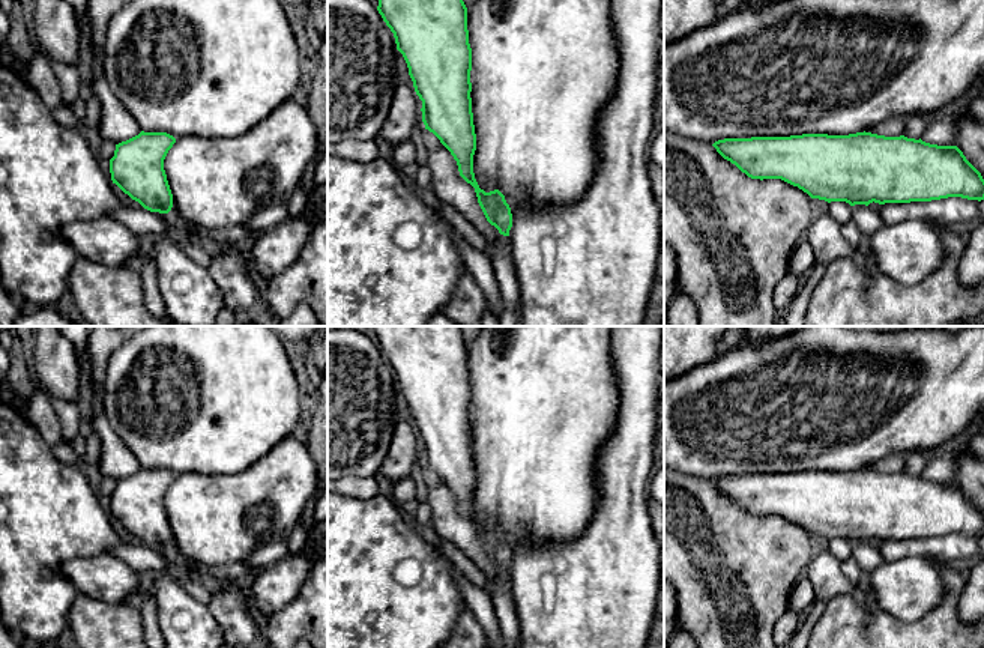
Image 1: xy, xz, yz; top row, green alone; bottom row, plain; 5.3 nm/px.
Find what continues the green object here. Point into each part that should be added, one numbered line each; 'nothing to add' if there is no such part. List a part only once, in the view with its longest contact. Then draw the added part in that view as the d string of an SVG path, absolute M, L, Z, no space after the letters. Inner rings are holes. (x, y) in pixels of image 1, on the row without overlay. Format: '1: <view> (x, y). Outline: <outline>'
nothing to add

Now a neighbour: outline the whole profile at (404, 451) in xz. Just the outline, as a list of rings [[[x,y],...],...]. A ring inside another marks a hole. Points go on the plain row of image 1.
[[[398,419],[388,456],[379,471],[380,481],[388,487],[409,478],[413,465],[421,459],[422,448],[415,425],[409,419]]]

